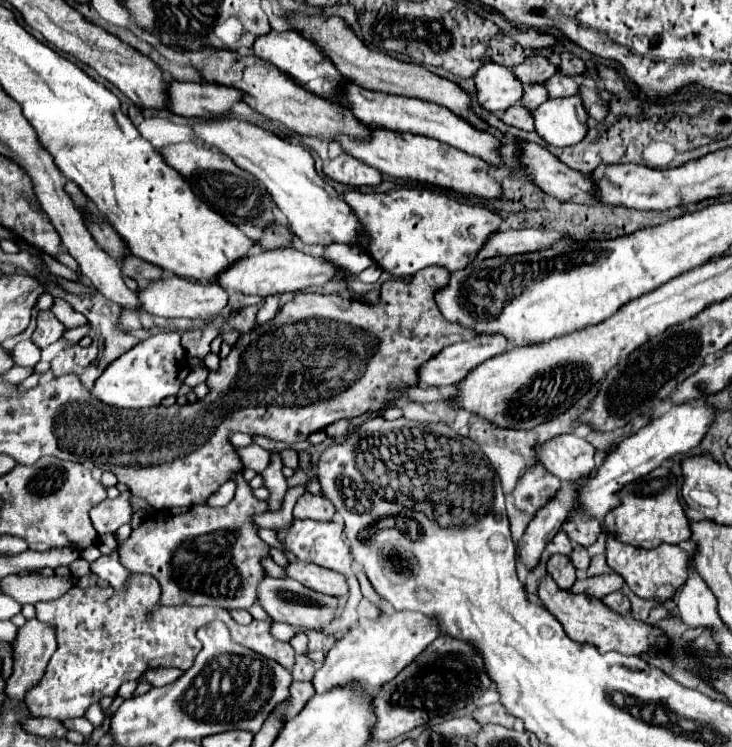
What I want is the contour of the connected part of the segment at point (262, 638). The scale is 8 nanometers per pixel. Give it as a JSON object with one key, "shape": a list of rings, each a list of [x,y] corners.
{"shape":[[[132,574],[132,582],[126,594],[108,588],[78,588],[72,586],[64,596],[48,602],[36,602],[36,618],[56,626],[58,650],[50,658],[46,672],[36,688],[26,694],[25,702],[36,718],[54,718],[64,722],[66,718],[84,716],[84,712],[100,702],[104,696],[116,696],[118,688],[126,680],[138,680],[148,668],[176,666],[188,670],[200,652],[202,644],[196,632],[212,620],[228,622],[230,634],[238,644],[260,652],[292,668],[294,648],[288,642],[280,642],[270,636],[270,620],[254,620],[248,626],[234,622],[228,610],[216,606],[162,606],[160,586],[148,574]]]}

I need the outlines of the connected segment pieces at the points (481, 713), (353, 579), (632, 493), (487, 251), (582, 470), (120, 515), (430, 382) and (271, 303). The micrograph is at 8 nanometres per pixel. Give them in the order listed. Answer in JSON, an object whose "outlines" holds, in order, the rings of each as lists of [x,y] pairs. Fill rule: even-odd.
{"outlines":[[[[500,702],[496,704],[490,704],[490,706],[484,706],[484,708],[476,708],[474,714],[472,714],[480,724],[500,724],[500,726],[506,726],[506,728],[512,728],[516,718],[514,716],[508,716],[508,712],[504,710],[504,706]]],[[[294,520],[294,524],[290,526],[290,530],[280,530],[278,532],[278,538],[286,544],[288,550],[292,550],[298,560],[304,560],[304,562],[312,562],[312,564],[318,564],[322,568],[330,568],[330,570],[336,570],[336,572],[342,572],[344,576],[348,576],[348,601],[342,608],[342,612],[346,612],[346,628],[350,628],[356,619],[358,619],[357,606],[363,595],[361,594],[360,585],[354,570],[352,570],[352,554],[350,554],[350,548],[348,544],[344,542],[342,538],[342,532],[344,532],[344,524],[340,520],[332,520],[332,522],[318,522],[318,520]]],[[[666,466],[652,470],[648,476],[626,484],[620,492],[620,506],[612,508],[604,518],[604,532],[616,536],[616,540],[624,544],[632,544],[636,548],[656,548],[660,544],[680,544],[682,540],[690,538],[688,518],[678,502],[676,480],[668,472]]],[[[496,230],[486,242],[484,248],[476,252],[476,258],[492,258],[492,256],[510,256],[520,252],[532,252],[538,248],[548,248],[560,240],[558,232],[548,230]]],[[[558,434],[534,448],[536,462],[562,482],[574,482],[596,468],[596,450],[574,434]]],[[[122,492],[118,498],[110,500],[106,498],[90,512],[90,520],[98,534],[104,532],[116,532],[122,524],[128,524],[132,520],[132,502],[130,492]]],[[[476,336],[468,342],[456,342],[440,350],[418,368],[418,384],[422,388],[454,386],[474,366],[498,356],[506,350],[502,336]]],[[[274,294],[274,296],[268,296],[264,300],[264,306],[260,308],[258,316],[256,316],[256,324],[264,324],[266,320],[270,320],[276,312],[278,312],[278,302],[280,302],[280,296]]]]}

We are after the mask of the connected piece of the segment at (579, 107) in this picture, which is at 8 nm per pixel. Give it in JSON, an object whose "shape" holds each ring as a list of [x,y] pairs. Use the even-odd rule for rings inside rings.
{"shape":[[[580,96],[550,98],[532,112],[536,132],[552,146],[564,148],[584,140],[588,132],[588,110]]]}

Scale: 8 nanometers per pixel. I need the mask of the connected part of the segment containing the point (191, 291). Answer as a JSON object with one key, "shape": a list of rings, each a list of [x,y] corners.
{"shape":[[[180,276],[162,278],[160,282],[148,284],[148,288],[140,290],[138,298],[146,312],[166,318],[214,318],[228,304],[228,294],[218,284],[200,284],[198,280],[186,280]]]}

